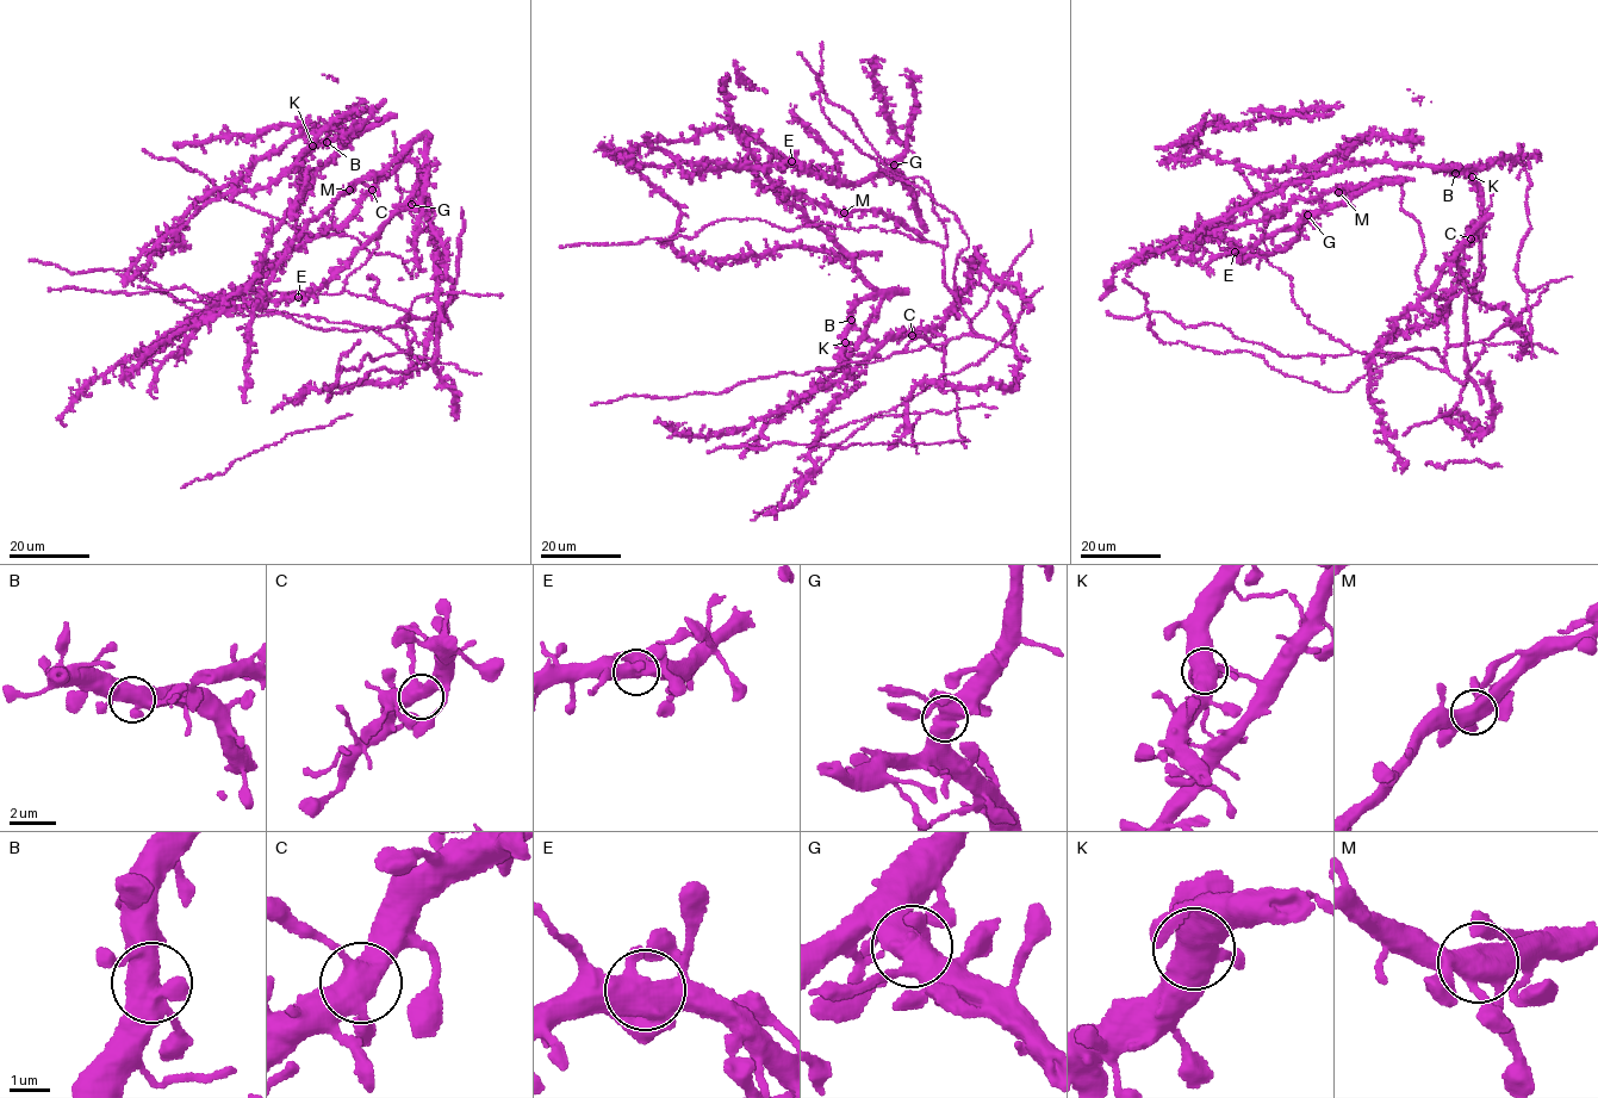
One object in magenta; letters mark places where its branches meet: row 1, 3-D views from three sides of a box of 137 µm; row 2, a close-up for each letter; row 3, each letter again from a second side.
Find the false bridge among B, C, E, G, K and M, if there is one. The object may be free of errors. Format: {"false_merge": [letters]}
{"false_merge": []}

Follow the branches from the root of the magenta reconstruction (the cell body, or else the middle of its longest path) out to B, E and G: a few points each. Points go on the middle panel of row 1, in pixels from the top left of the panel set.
B: (866, 299), (859, 299), (851, 320)
E: (866, 299), (874, 287), (852, 258), (801, 211), (768, 190), (744, 163), (717, 168), (791, 161)
G: (866, 299), (874, 287), (852, 258), (807, 216), (744, 163), (717, 166), (800, 162), (855, 184), (894, 165)

